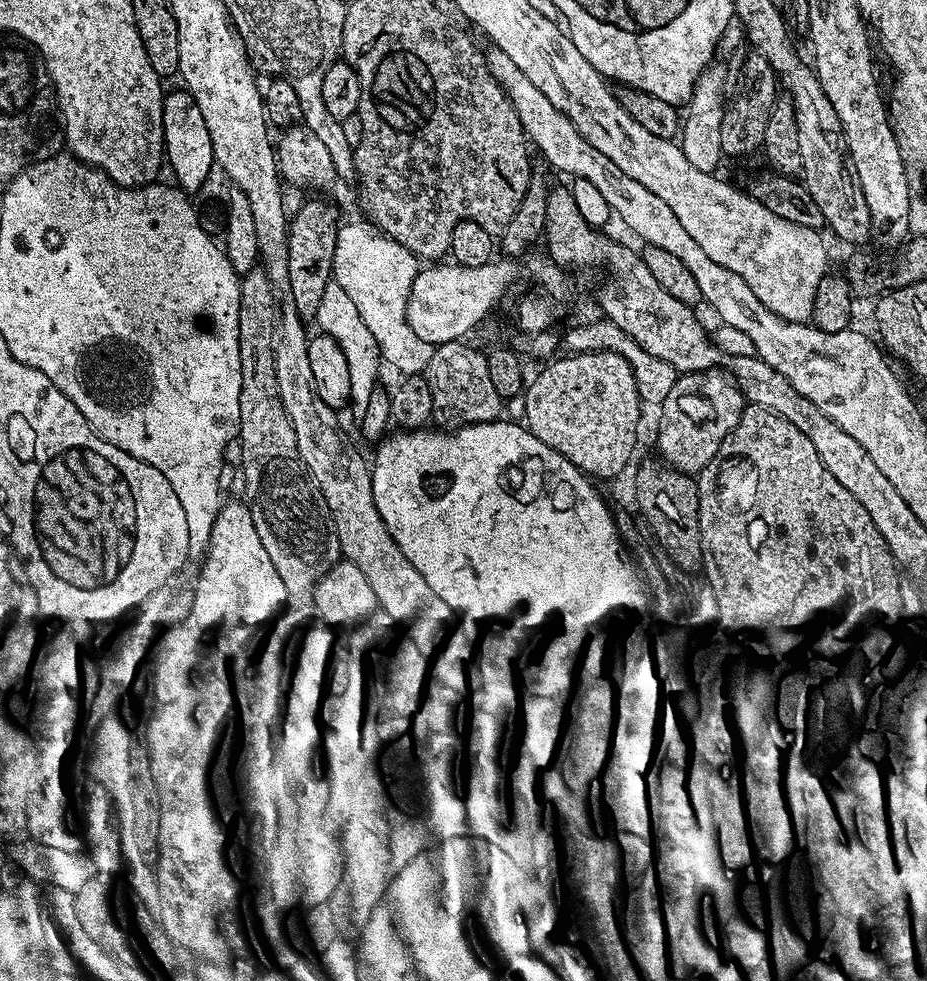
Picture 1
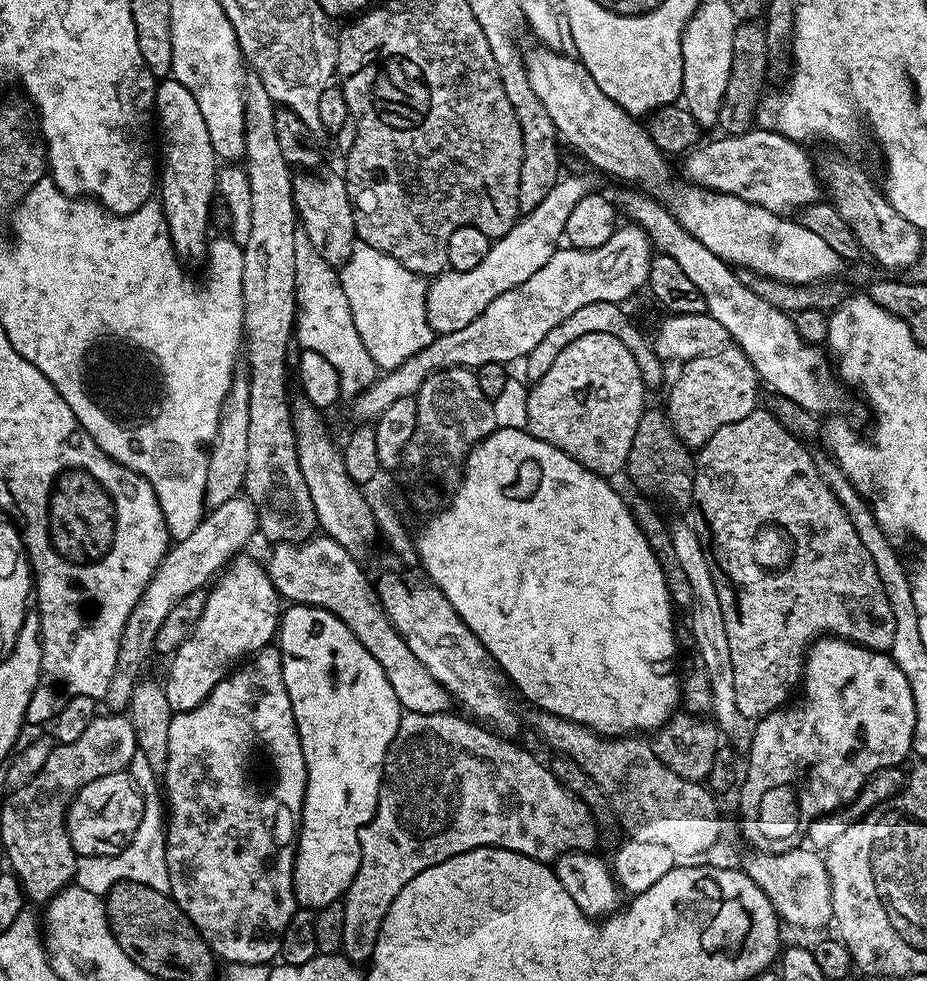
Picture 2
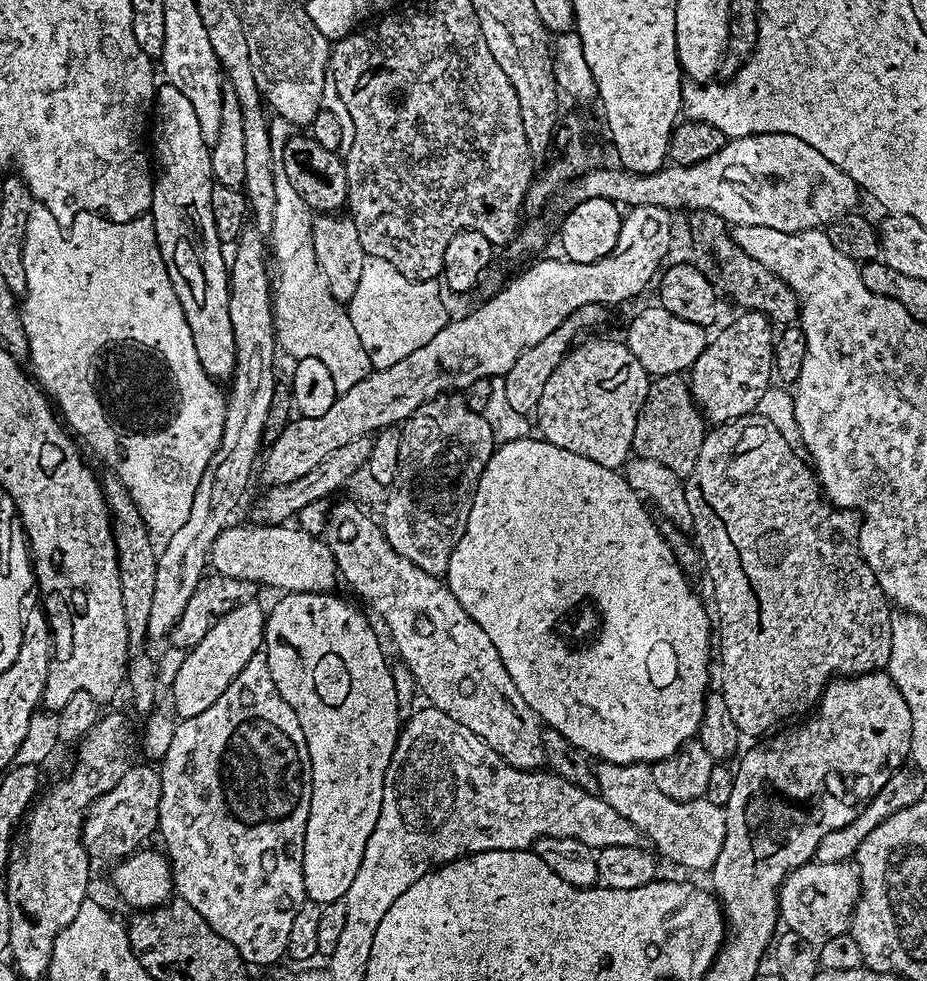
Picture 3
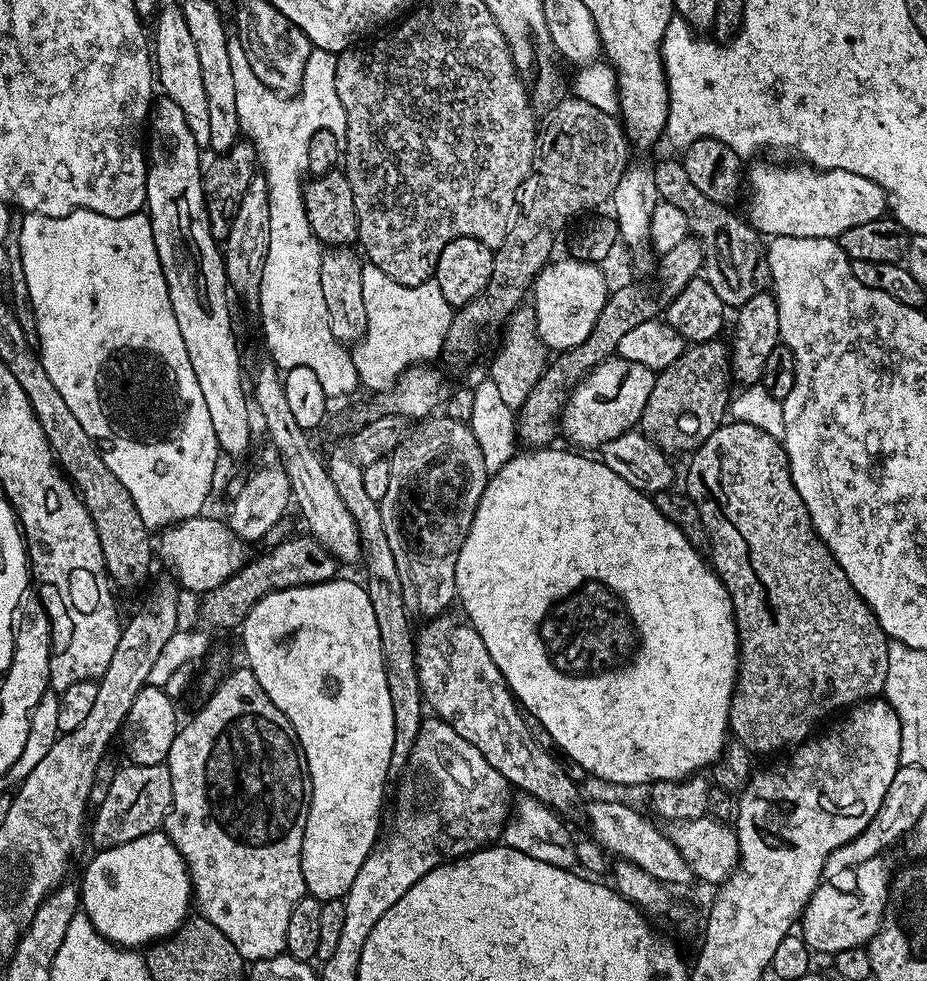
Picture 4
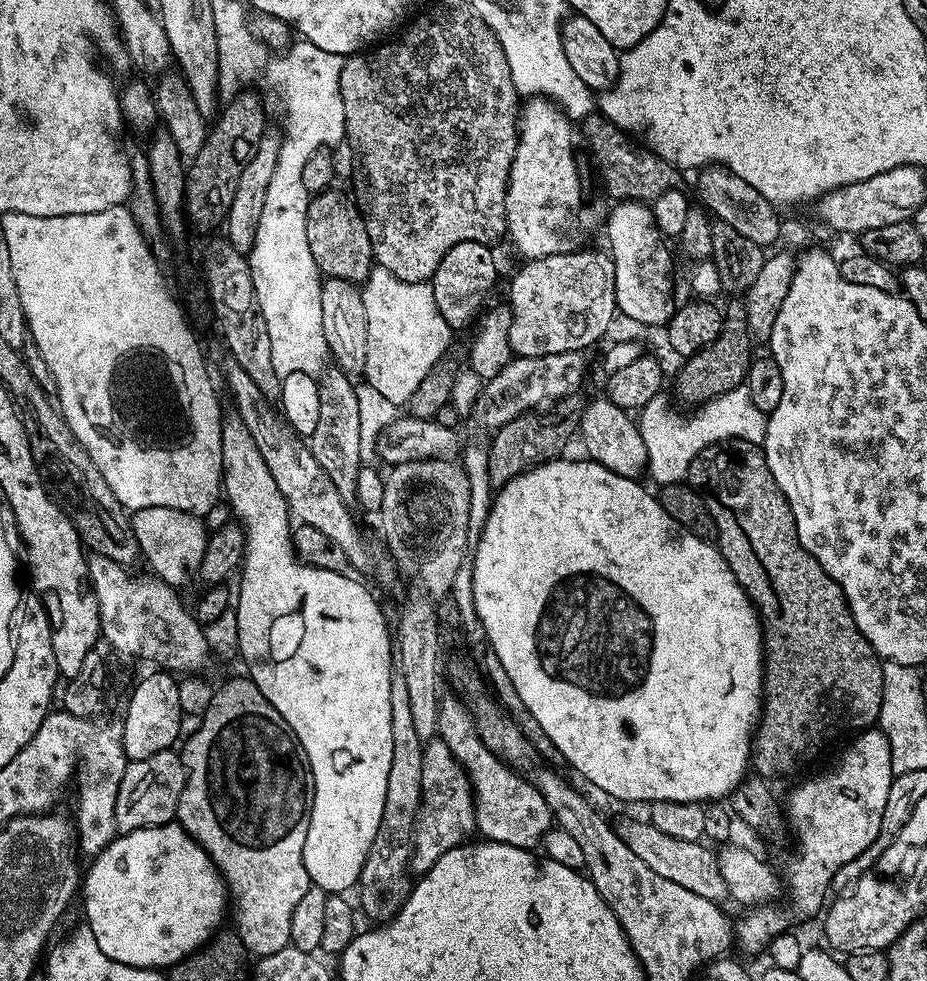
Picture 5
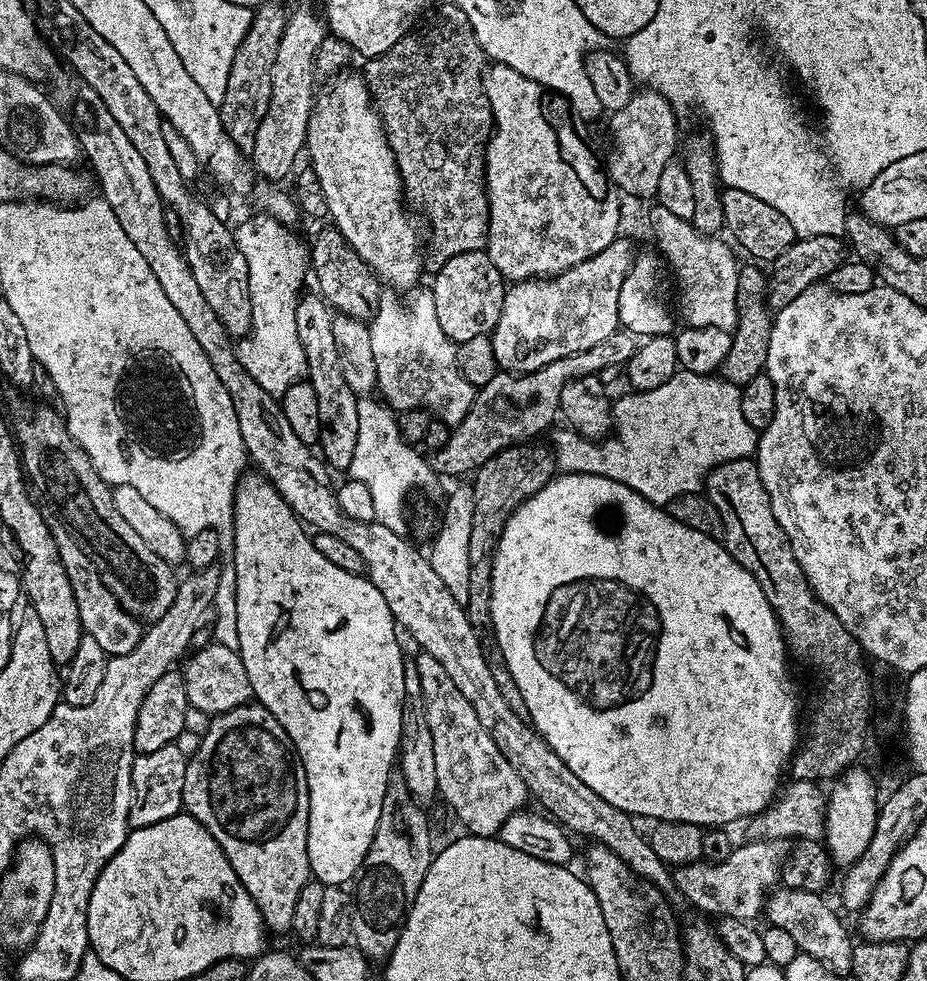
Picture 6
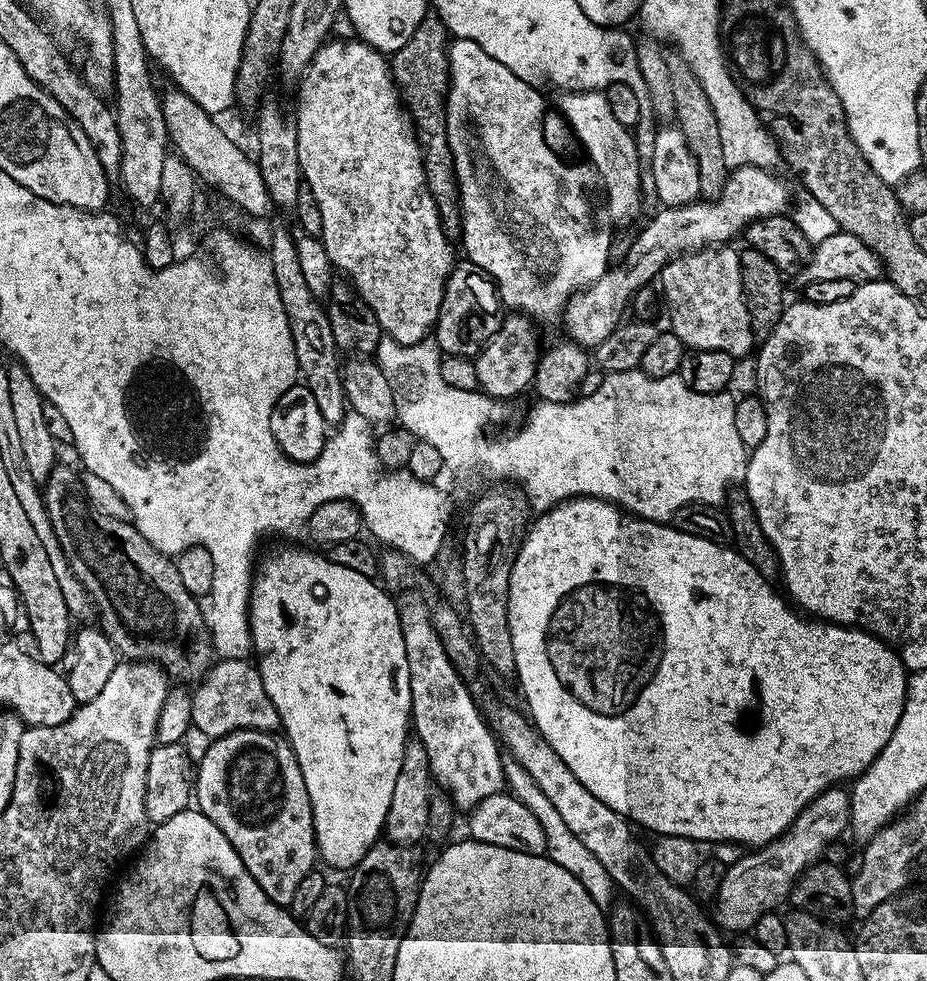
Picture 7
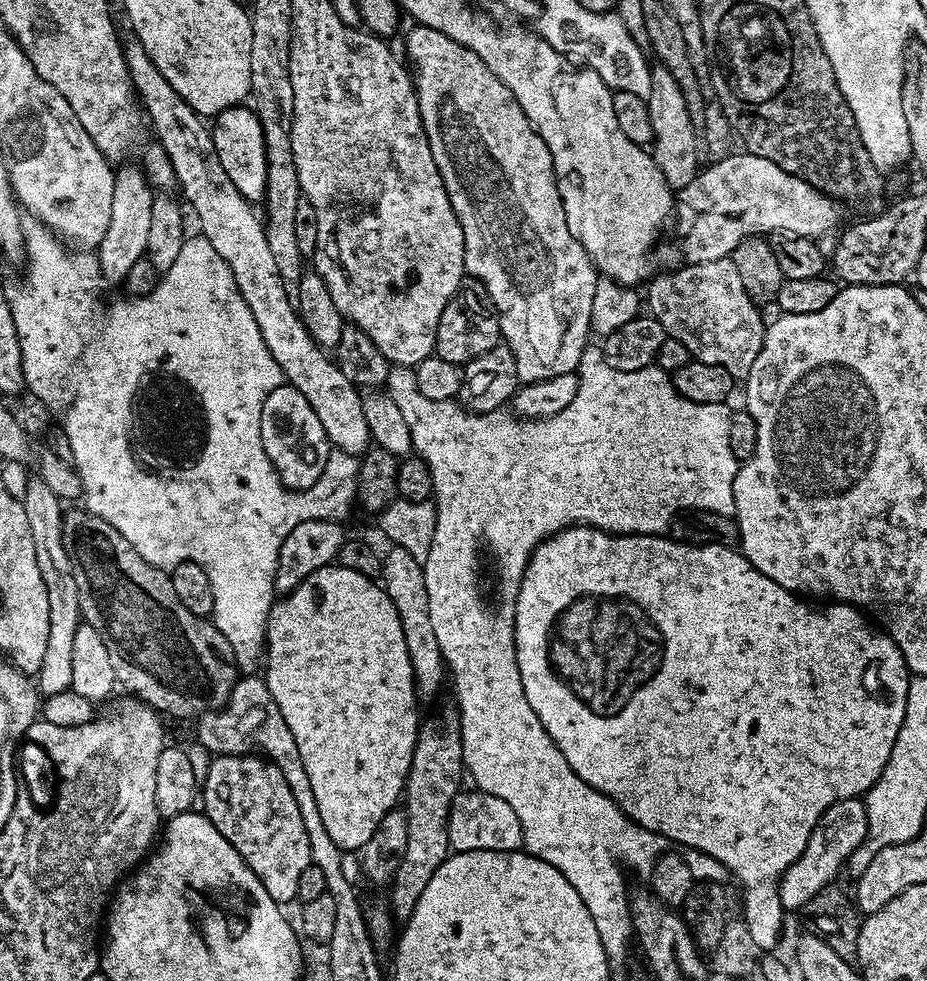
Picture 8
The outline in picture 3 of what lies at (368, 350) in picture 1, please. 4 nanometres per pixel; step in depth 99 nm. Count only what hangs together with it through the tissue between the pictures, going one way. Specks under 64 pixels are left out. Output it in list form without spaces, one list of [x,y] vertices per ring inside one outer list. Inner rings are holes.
[[[283,170],[276,172],[274,178],[274,222],[270,233],[270,252],[276,255],[276,264],[280,267],[280,288],[278,284],[278,340],[292,358],[318,358],[330,370],[330,378],[334,378],[337,393],[353,389],[358,382],[366,378],[374,368],[373,357],[362,350],[362,342],[358,342],[358,334],[354,330],[354,322],[350,322],[345,305],[335,300],[330,294],[326,278],[314,258],[314,242],[312,241],[312,222],[314,213],[311,208],[298,198],[298,190],[290,186]]]

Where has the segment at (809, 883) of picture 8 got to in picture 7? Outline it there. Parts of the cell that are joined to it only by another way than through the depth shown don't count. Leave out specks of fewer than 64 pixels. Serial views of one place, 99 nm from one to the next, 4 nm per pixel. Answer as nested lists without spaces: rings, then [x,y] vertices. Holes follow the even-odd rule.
[[[830,786],[818,798],[814,798],[802,810],[792,827],[784,835],[770,844],[765,844],[759,850],[752,850],[741,855],[738,862],[726,868],[720,889],[714,901],[714,920],[725,933],[736,932],[744,934],[755,929],[763,916],[769,915],[770,910],[776,910],[780,903],[787,901],[792,894],[792,887],[796,880],[808,868],[808,865],[817,863],[823,857],[828,844],[839,841],[849,831],[852,818],[852,798],[849,789],[844,786]]]

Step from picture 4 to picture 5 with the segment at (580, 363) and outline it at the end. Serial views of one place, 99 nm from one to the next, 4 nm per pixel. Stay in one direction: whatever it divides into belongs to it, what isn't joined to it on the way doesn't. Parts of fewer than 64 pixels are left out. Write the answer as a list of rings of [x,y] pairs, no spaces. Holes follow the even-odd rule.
[[[564,396],[543,410],[533,410],[516,417],[493,433],[493,440],[487,447],[489,480],[493,485],[502,486],[520,473],[563,457],[563,451],[572,436],[577,435],[580,426],[580,414],[586,403],[585,397],[581,396]]]

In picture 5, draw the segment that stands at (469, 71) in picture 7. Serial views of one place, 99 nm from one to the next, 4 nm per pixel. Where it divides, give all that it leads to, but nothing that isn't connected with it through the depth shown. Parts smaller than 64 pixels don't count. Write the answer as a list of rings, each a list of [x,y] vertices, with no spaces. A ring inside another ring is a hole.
[[[533,96],[525,104],[528,105],[525,108],[523,105],[518,112],[520,137],[506,194],[507,239],[509,241],[512,239],[513,246],[524,255],[525,261],[546,258],[554,254],[579,252],[599,228],[601,231],[605,227],[610,211],[609,201],[594,175],[590,149],[581,129],[569,120],[568,113],[545,96]]]

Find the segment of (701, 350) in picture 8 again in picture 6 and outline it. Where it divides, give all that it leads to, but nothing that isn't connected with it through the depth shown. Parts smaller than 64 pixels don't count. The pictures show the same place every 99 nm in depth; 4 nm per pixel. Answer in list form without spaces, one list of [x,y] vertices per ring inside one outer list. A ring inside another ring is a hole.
[[[654,204],[650,207],[652,208],[648,212],[648,224],[657,244],[655,247],[671,272],[675,289],[676,286],[678,288],[676,308],[679,317],[681,314],[684,320],[682,322],[692,328],[716,326],[718,329],[731,331],[737,322],[737,274],[740,265],[731,248],[722,242],[721,237],[702,235],[693,227],[691,221],[675,217],[661,204]]]

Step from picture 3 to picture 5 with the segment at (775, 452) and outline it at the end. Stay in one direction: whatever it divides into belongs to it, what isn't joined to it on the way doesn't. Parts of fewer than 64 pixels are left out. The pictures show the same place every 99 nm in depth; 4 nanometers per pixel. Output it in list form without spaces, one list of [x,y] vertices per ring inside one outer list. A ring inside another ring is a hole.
[[[729,440],[716,445],[715,448],[707,448],[705,452],[698,454],[698,458],[694,458],[687,479],[692,487],[703,496],[716,523],[716,540],[719,550],[724,555],[725,562],[730,566],[734,578],[738,578],[742,590],[752,600],[752,605],[756,608],[756,615],[760,617],[760,626],[764,634],[764,698],[760,709],[760,722],[756,725],[752,738],[750,764],[755,775],[762,776],[769,782],[776,782],[779,776],[792,776],[799,768],[806,767],[815,756],[822,755],[839,736],[844,736],[847,732],[859,734],[871,729],[879,721],[882,710],[882,670],[884,664],[870,646],[870,642],[858,630],[852,617],[852,611],[848,609],[848,599],[845,598],[838,582],[834,582],[834,578],[830,578],[830,574],[826,574],[826,570],[822,570],[819,562],[800,545],[794,514],[790,510],[788,499],[782,494],[778,482],[774,482],[774,478],[770,474],[761,445],[751,444],[745,440]]]

